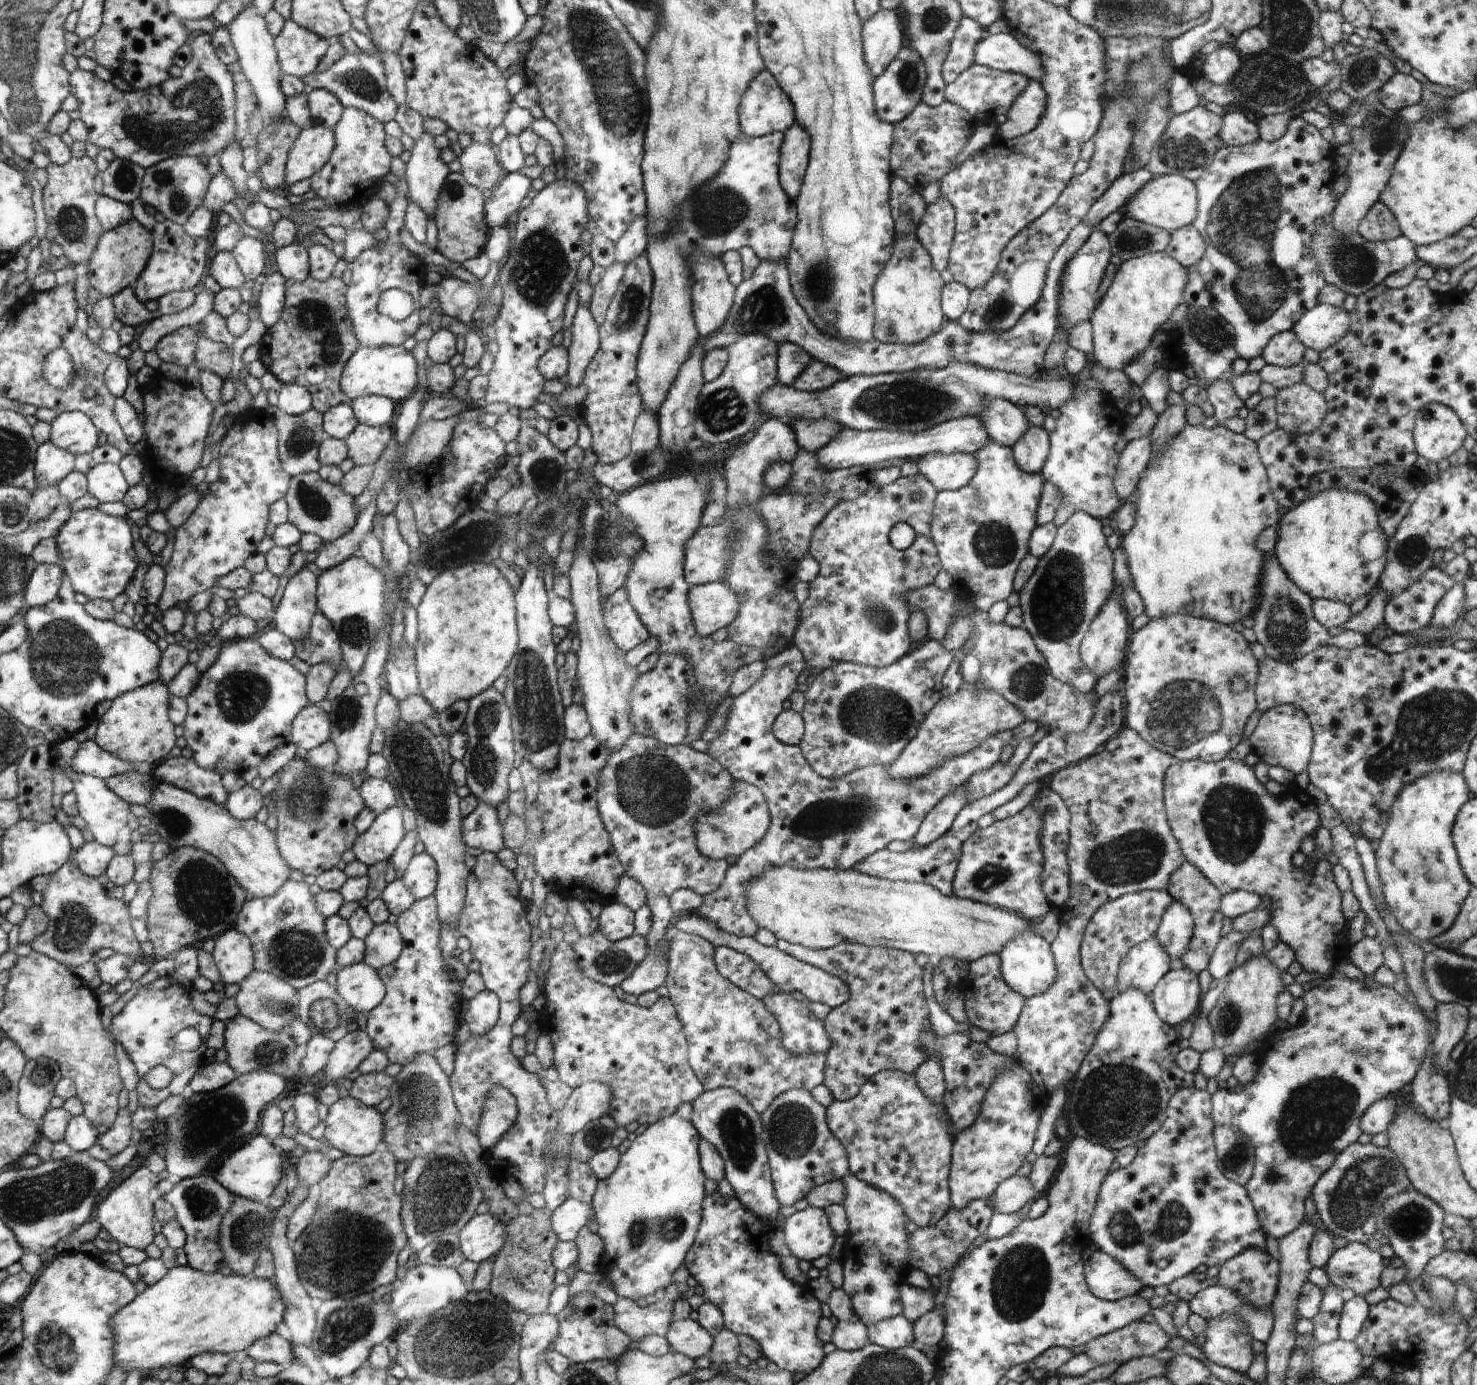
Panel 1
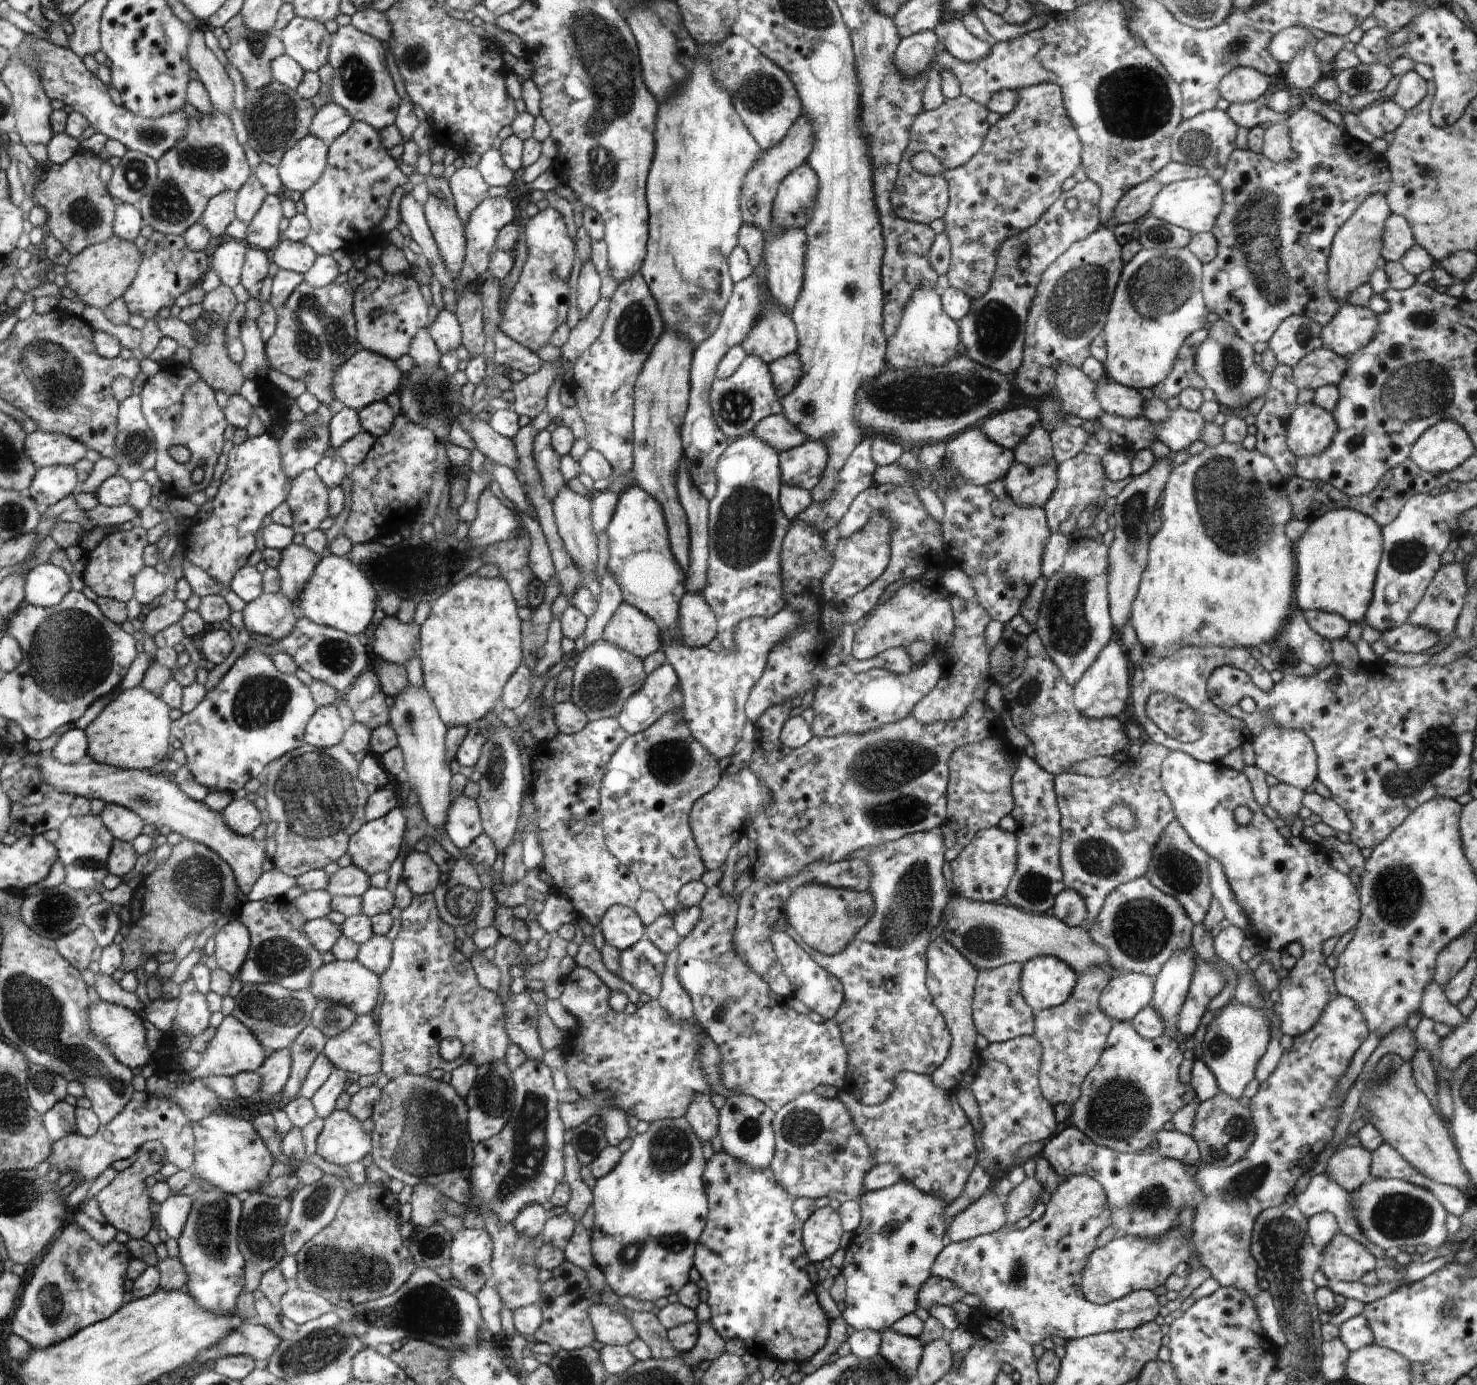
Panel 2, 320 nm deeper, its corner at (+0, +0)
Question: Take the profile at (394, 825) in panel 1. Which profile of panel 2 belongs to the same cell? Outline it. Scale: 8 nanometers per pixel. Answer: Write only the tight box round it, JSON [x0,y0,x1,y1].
[348,807,406,876]

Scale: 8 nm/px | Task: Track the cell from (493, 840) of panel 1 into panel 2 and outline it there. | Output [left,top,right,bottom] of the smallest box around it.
[444,794,483,852]

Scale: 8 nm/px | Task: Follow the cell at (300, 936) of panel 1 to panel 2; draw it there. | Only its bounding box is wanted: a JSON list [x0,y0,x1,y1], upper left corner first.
[234,895,323,991]

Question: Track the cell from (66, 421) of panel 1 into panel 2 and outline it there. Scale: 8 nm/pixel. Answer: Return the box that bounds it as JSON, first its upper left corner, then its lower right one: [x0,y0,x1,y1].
[27,429,86,468]

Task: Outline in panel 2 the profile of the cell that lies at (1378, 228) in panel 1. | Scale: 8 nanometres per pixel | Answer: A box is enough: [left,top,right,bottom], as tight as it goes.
[1381,213,1414,261]

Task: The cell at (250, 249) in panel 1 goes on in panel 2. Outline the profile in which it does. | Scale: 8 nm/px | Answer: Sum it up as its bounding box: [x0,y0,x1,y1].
[241,247,271,298]

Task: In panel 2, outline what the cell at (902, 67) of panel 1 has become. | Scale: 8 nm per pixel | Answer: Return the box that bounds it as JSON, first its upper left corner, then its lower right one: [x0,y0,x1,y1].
[895,30,939,77]

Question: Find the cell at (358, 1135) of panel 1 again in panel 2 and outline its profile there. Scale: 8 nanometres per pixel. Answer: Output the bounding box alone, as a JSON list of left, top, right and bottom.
[316,1108,371,1166]

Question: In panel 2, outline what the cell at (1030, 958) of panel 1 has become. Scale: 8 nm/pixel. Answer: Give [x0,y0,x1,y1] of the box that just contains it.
[1021,956,1078,1014]

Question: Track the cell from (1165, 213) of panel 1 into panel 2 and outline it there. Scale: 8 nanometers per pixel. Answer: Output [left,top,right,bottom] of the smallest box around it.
[1148,174,1224,233]

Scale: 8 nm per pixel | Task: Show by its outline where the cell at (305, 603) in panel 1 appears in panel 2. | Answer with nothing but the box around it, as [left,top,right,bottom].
[277,542,320,606]

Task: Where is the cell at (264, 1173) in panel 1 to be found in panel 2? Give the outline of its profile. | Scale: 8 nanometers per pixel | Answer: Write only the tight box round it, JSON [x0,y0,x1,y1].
[192,1114,274,1196]

